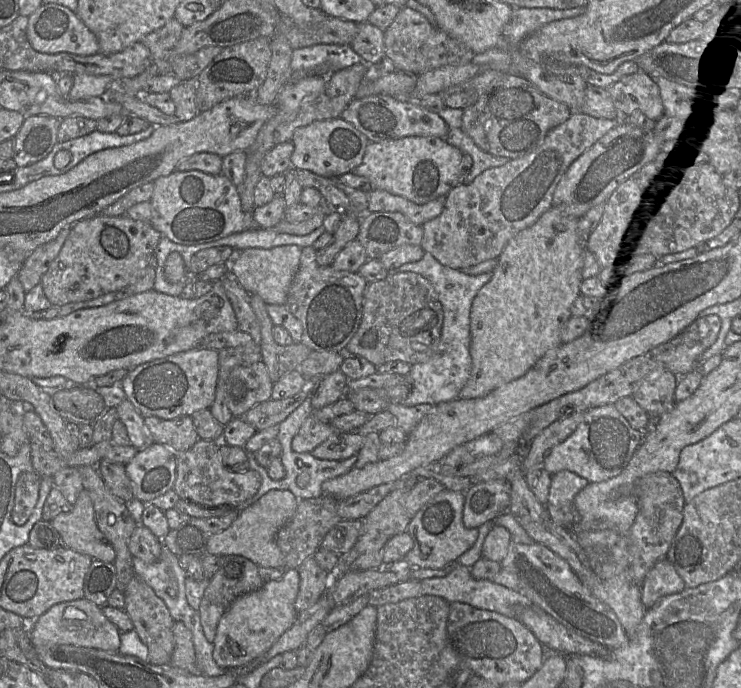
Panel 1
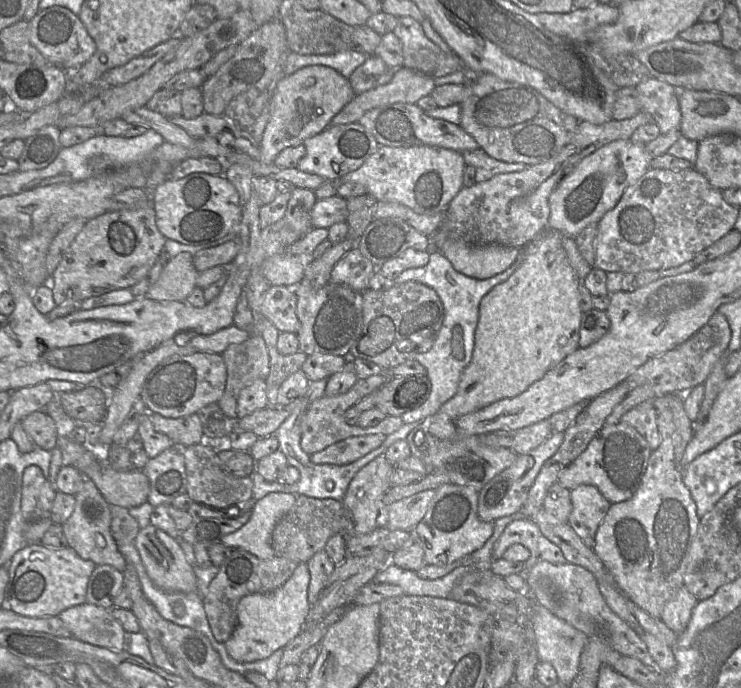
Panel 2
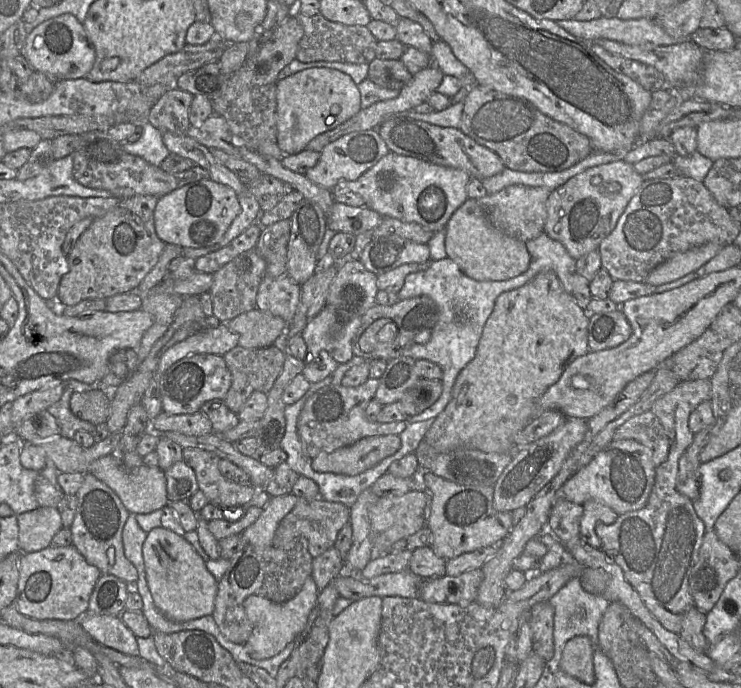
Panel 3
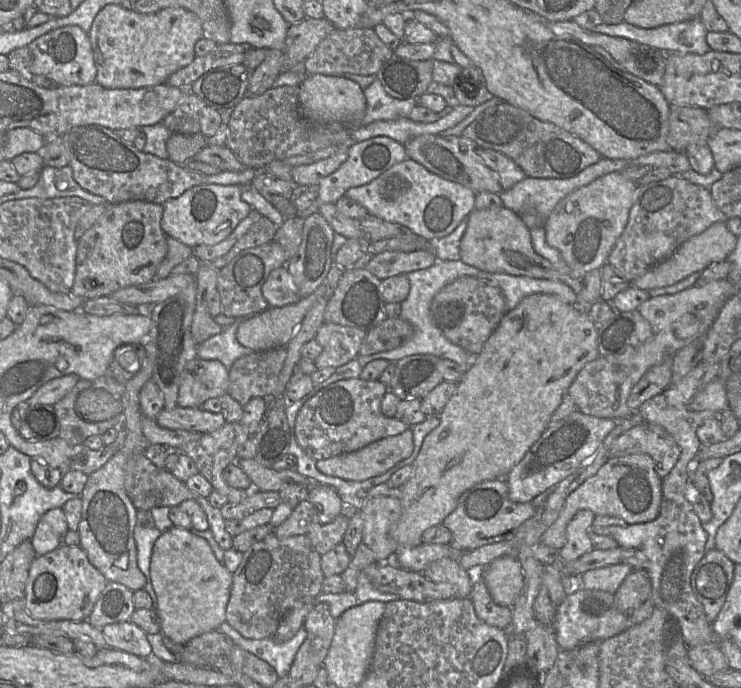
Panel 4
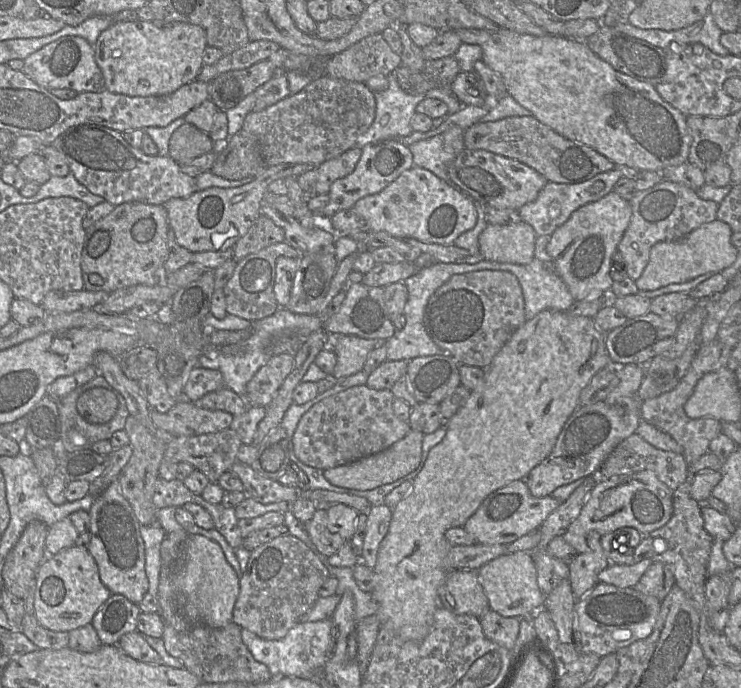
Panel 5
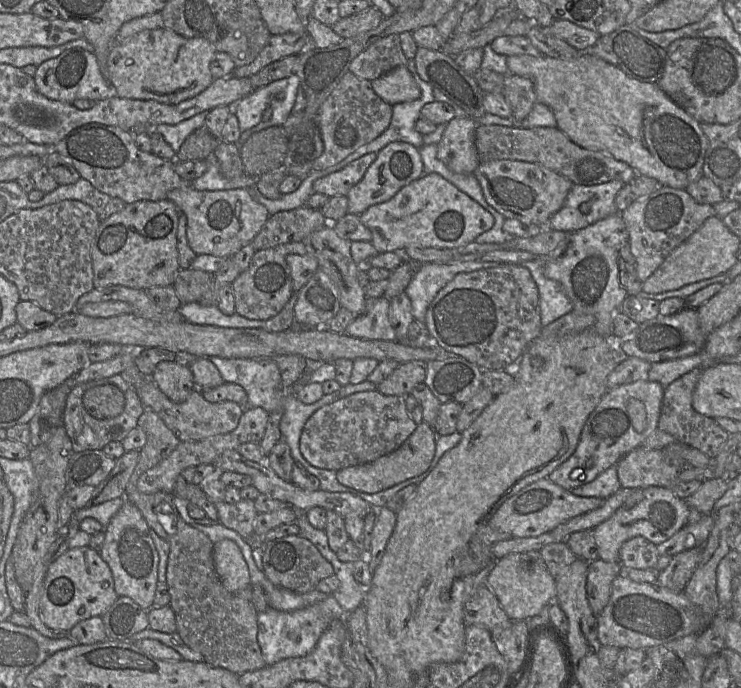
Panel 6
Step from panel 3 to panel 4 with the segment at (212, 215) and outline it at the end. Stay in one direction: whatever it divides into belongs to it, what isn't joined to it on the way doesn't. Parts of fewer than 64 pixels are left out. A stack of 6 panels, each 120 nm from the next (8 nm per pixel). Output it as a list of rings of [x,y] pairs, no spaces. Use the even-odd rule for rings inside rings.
[[[200,184],[186,190],[180,196],[169,199],[162,205],[161,229],[166,236],[192,249],[201,245],[212,246],[220,243],[252,210],[252,207],[241,199],[244,186]]]

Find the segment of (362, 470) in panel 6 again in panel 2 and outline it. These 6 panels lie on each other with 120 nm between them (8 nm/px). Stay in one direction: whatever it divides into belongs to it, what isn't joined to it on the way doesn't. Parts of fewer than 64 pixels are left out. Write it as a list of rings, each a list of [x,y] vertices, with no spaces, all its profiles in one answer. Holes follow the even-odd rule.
[[[382,434],[350,437],[312,454],[314,464],[348,465],[380,447],[386,436]]]

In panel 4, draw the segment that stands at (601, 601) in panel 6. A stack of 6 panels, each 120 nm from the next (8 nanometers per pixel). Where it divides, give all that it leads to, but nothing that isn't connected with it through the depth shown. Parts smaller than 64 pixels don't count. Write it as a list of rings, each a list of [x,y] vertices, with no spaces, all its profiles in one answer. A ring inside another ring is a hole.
[[[590,510],[578,511],[566,528],[566,543],[559,550],[559,564],[574,561],[593,550],[589,537],[589,528],[595,514]]]

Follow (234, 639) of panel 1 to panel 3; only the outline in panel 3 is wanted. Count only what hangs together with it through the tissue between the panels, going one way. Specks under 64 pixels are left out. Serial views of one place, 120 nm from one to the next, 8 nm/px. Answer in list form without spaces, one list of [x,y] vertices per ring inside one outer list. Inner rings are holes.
[[[311,575],[305,580],[296,596],[286,602],[276,603],[259,595],[247,597],[243,606],[252,624],[252,632],[245,642],[245,646],[250,656],[256,660],[271,658],[282,651],[287,644],[294,641],[306,626],[309,614],[316,605],[319,592]]]

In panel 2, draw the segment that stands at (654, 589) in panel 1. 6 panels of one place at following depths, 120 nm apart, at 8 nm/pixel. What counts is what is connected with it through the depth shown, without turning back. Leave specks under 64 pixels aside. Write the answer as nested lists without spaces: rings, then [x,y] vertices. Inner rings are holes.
[[[683,585],[674,597],[665,604],[661,620],[673,632],[680,634],[686,629],[697,602],[695,596]]]

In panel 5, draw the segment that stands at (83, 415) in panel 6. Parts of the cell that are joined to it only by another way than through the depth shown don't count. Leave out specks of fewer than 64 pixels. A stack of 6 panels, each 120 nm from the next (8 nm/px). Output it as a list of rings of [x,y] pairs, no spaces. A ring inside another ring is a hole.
[[[98,374],[92,380],[56,400],[61,422],[61,436],[58,447],[62,452],[91,448],[94,443],[108,440],[115,432],[125,428],[130,413],[125,399],[119,392],[117,392],[118,410],[109,422],[91,424],[79,414],[77,410],[78,397],[93,387],[112,388],[106,379]]]

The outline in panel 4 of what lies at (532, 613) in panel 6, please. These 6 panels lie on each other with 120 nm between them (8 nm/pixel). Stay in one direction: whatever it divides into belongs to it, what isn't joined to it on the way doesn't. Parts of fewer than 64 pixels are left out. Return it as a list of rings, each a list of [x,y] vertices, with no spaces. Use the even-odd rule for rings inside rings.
[[[503,556],[478,572],[481,572],[493,601],[498,605],[511,607],[524,585],[524,572],[519,560]]]

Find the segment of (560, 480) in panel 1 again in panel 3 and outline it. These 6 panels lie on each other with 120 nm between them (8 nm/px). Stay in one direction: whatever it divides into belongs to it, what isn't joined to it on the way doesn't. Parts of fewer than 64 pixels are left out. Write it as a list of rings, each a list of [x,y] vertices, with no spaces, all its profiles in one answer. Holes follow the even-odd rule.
[[[588,500],[582,504],[583,515],[580,519],[580,539],[593,548],[600,548],[601,540],[595,532],[598,524],[612,524],[616,521],[618,514],[610,507]]]

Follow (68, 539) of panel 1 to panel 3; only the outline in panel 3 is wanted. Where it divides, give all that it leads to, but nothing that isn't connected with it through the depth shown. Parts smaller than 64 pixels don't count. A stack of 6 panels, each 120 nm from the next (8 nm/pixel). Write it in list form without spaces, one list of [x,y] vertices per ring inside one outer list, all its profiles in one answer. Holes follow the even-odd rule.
[[[86,473],[76,497],[77,510],[74,521],[69,528],[72,533],[72,546],[102,574],[116,576],[127,584],[135,583],[138,579],[138,572],[125,557],[122,541],[123,528],[130,513],[118,495],[94,475]]]

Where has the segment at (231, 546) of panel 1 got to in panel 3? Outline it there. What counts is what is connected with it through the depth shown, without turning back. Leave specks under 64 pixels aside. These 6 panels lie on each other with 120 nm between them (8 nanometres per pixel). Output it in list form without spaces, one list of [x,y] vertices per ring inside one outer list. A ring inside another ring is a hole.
[[[293,493],[271,497],[258,519],[241,536],[248,545],[270,547],[282,519],[295,507],[298,497]]]

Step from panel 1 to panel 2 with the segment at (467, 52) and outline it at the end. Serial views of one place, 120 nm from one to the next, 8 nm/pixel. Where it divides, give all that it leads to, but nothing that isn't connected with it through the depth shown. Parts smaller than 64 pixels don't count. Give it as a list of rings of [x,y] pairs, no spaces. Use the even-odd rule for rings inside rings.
[[[412,17],[398,18],[393,33],[402,44],[403,67],[432,77],[445,76],[465,68],[457,54],[444,52],[425,35],[421,23]]]

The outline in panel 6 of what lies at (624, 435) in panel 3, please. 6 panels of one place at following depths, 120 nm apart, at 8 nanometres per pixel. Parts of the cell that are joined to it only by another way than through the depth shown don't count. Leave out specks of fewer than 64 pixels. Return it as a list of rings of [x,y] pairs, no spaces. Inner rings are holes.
[[[643,446],[633,449],[622,457],[616,467],[621,487],[663,486],[682,499],[695,493],[702,483],[697,480],[679,481],[678,474],[681,469],[670,463],[663,451]]]

